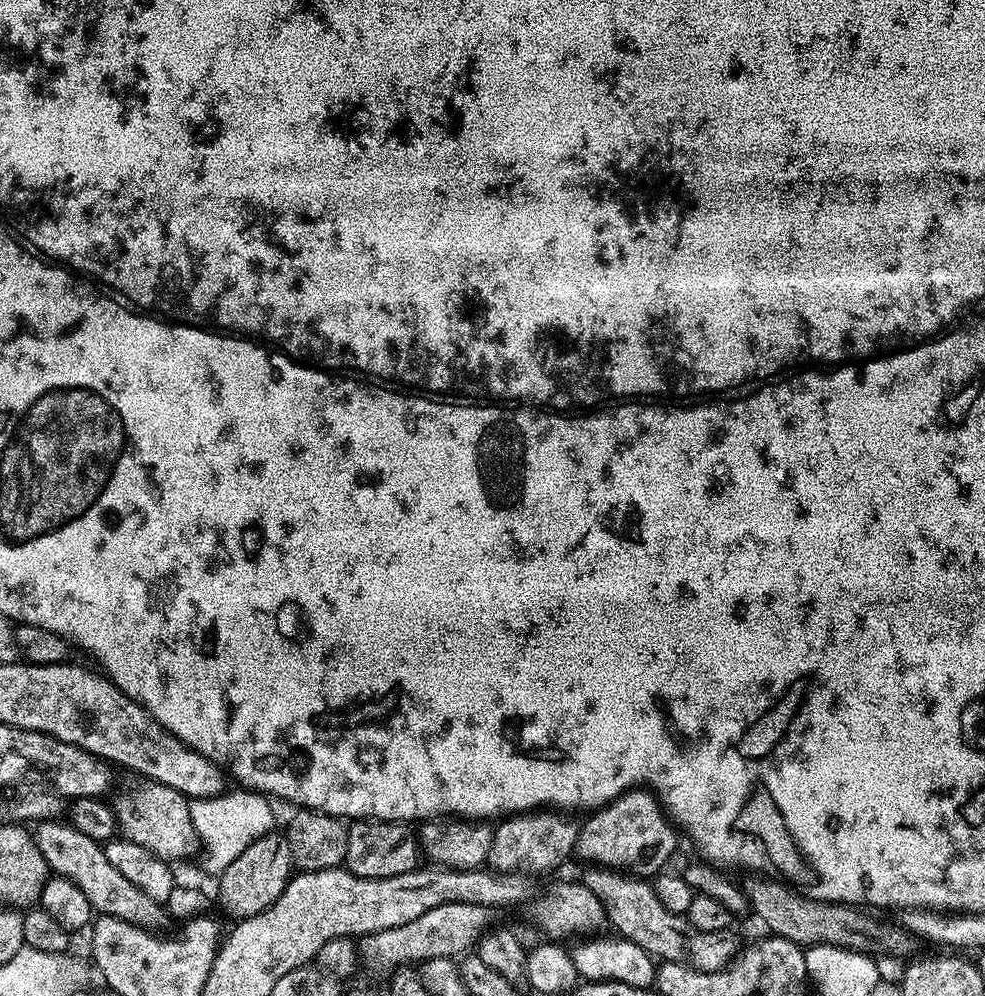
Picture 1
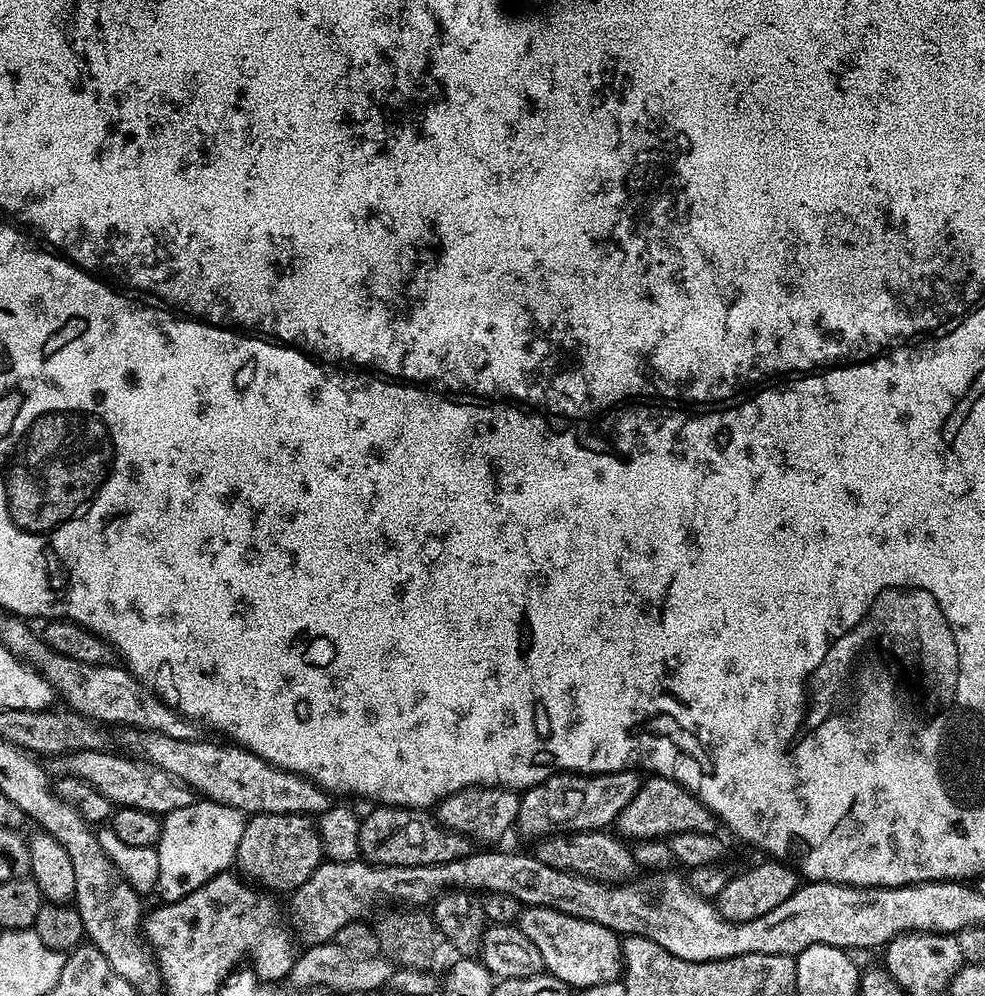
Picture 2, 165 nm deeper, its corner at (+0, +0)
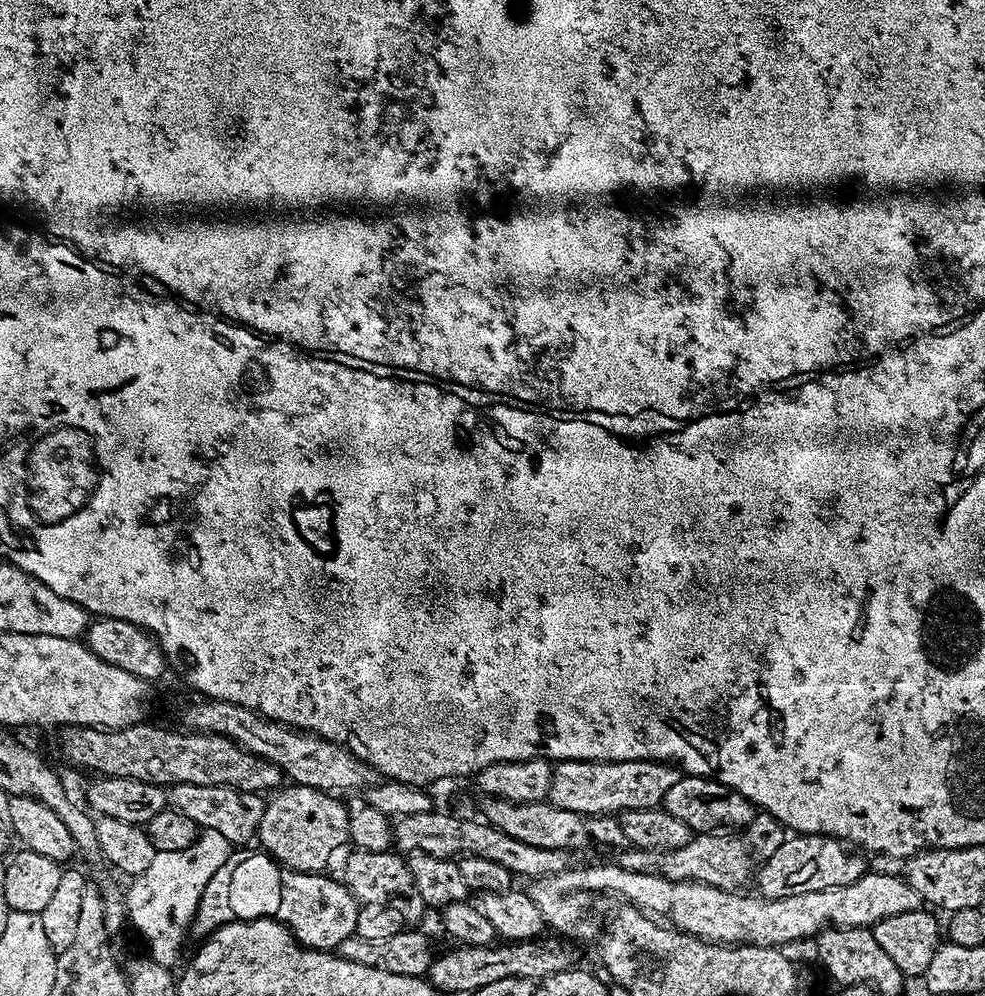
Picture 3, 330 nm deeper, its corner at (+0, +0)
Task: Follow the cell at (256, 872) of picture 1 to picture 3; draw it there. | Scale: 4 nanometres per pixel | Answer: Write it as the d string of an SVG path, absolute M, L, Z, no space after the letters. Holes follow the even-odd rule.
M292 784L277 794L273 800L269 799L264 806L262 822L258 833L258 844L276 864L285 869L293 868L293 873L323 873L324 868L332 860L332 855L343 844L349 843L348 839L348 809L345 801L335 800L332 792L322 792L318 788Z

